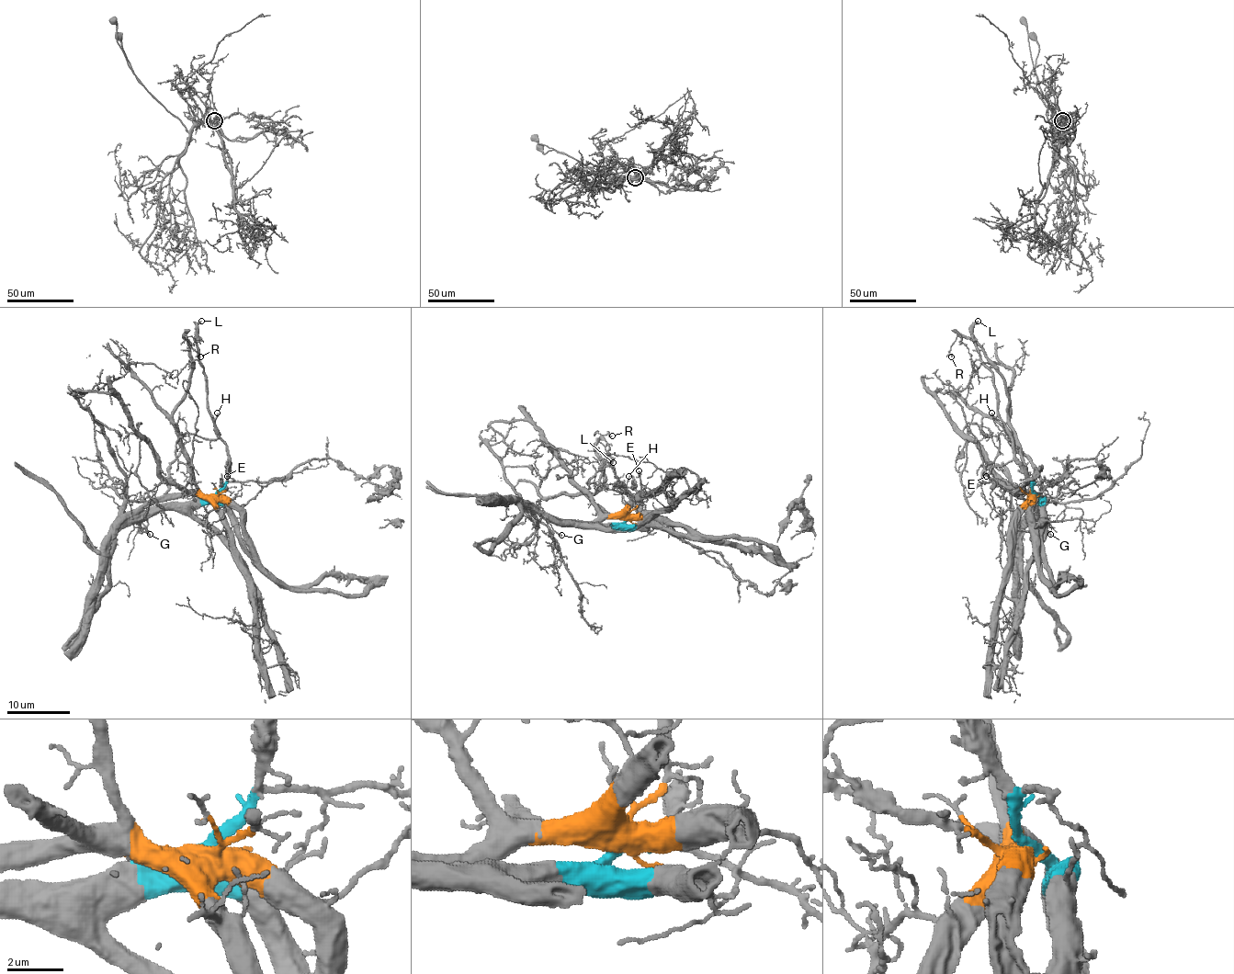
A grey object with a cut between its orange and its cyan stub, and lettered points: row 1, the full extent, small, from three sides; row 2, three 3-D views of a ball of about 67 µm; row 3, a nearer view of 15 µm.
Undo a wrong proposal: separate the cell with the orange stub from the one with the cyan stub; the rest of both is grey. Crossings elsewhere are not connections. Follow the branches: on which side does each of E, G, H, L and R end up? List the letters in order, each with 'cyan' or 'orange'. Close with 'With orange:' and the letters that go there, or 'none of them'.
E: cyan
G: cyan
H: cyan
L: cyan
R: orange
With orange: R

